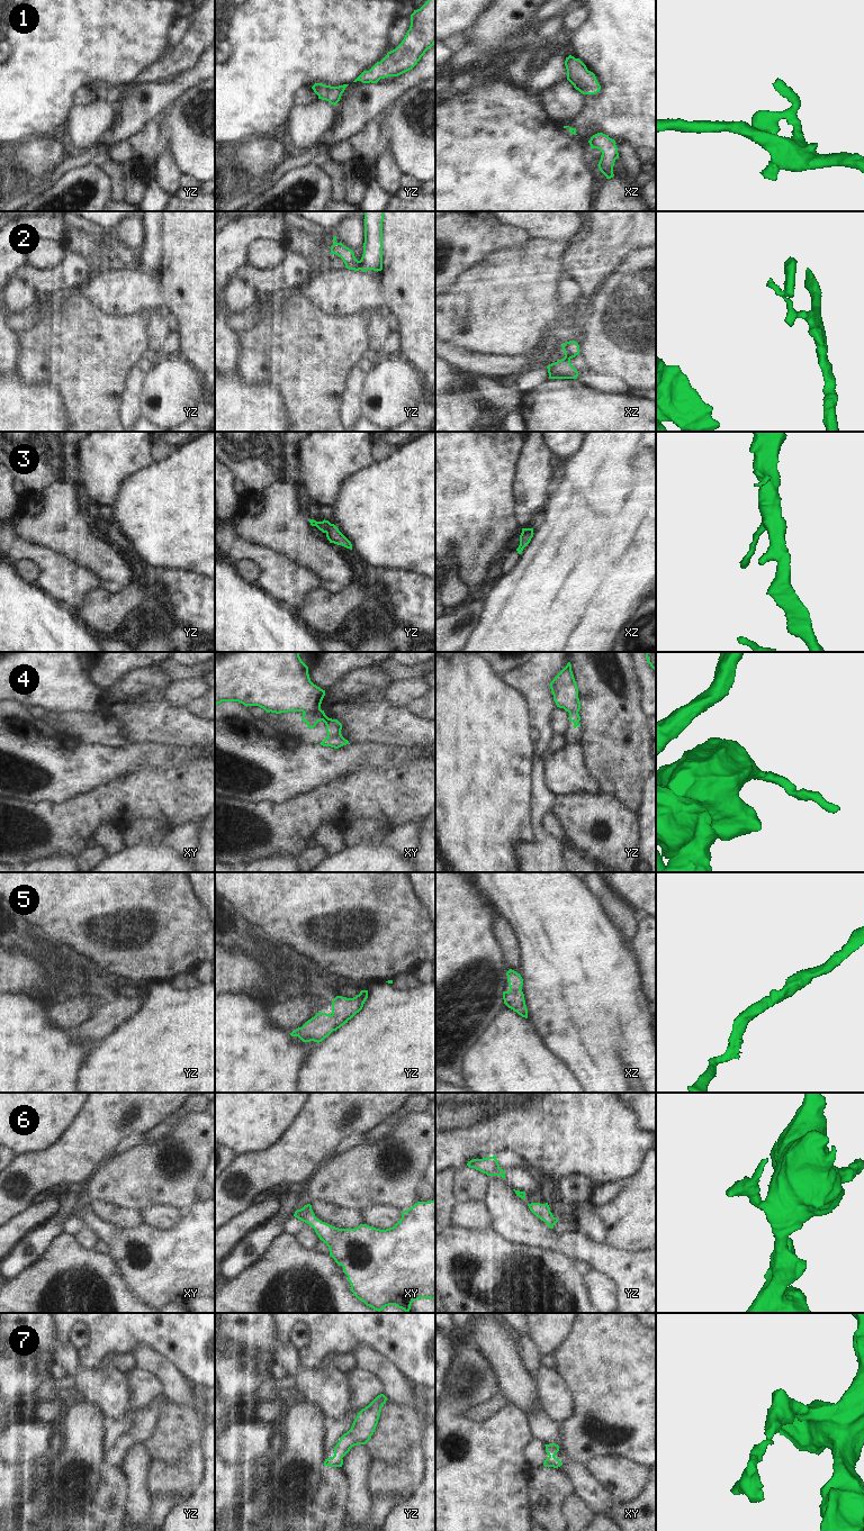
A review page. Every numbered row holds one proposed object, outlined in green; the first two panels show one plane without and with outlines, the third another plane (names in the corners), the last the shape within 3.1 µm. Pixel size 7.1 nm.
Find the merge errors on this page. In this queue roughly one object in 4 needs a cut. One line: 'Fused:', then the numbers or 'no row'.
Fused: 2, 4

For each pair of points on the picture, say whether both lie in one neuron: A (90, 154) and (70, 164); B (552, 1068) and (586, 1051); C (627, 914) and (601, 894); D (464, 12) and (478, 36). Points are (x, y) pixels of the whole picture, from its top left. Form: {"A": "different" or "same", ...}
{"A": "same", "B": "different", "C": "same", "D": "different"}

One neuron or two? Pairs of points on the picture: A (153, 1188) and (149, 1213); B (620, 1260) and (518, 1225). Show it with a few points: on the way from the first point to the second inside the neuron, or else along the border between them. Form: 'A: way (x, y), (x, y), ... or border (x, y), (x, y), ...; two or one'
A: border (176, 1208), (170, 1206), (146, 1206), (140, 1212); two
B: way (594, 1253), (577, 1244), (556, 1243), (543, 1238); one

